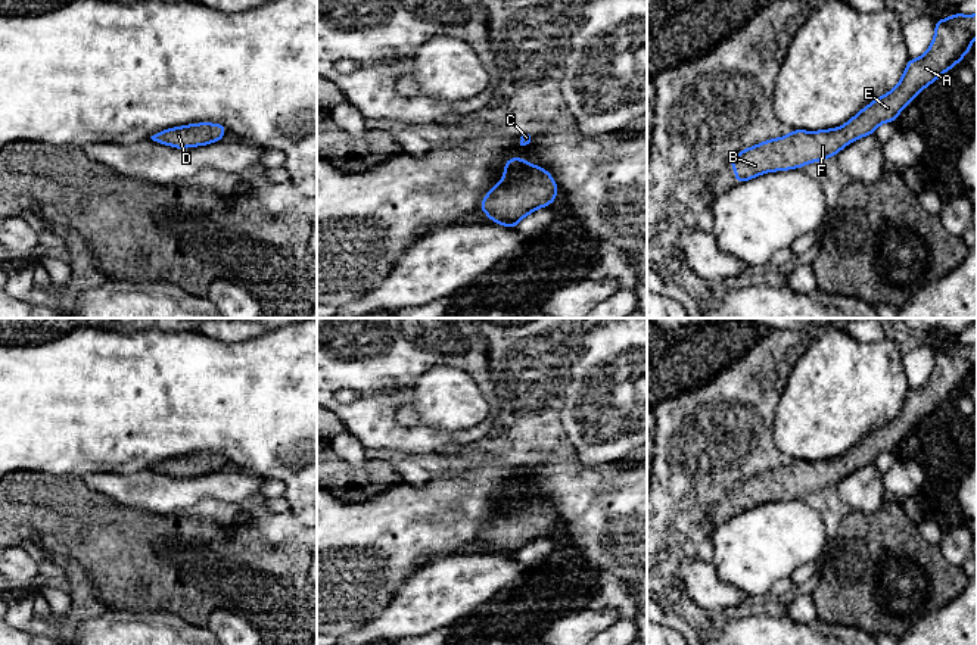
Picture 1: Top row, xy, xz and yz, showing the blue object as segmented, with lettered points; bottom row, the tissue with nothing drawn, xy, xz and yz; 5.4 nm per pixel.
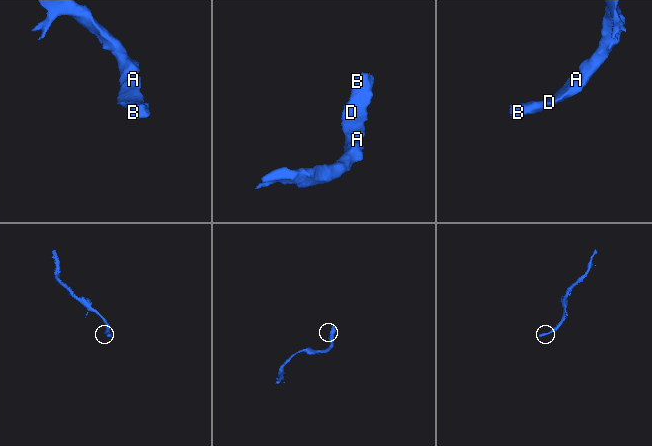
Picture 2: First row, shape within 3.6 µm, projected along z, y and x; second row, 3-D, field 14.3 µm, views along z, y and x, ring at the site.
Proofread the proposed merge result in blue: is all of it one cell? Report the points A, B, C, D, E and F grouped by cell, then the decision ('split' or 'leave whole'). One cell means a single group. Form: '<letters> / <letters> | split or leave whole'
A B C D E F | leave whole

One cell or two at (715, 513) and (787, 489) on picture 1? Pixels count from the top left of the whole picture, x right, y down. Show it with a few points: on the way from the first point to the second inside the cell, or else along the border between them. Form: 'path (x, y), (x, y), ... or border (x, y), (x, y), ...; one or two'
path (733, 504), (749, 492), (769, 489); one

